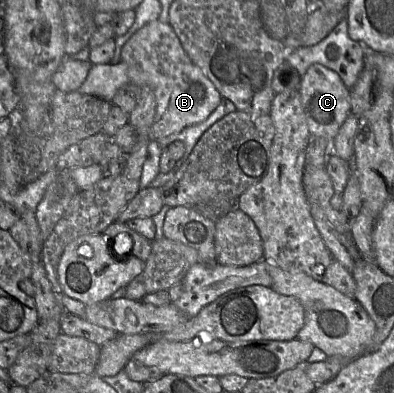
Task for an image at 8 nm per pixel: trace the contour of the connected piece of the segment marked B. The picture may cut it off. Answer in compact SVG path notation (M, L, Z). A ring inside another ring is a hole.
M149 22L123 45L121 61L127 65L129 82L153 89L156 113L150 141L168 136L205 120L221 103L222 96L212 81L194 64L169 23Z

